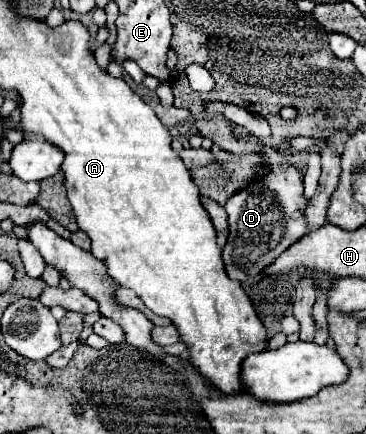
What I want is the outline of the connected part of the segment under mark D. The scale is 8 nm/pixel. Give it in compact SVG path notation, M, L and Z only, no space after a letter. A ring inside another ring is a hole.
M265 145L257 151L257 155L263 157L263 177L253 179L247 187L243 187L243 191L237 191L225 203L225 211L229 215L229 239L223 247L223 261L227 275L241 283L257 283L259 271L309 233L305 217L309 199L303 197L301 171L285 161L285 153L273 147Z

